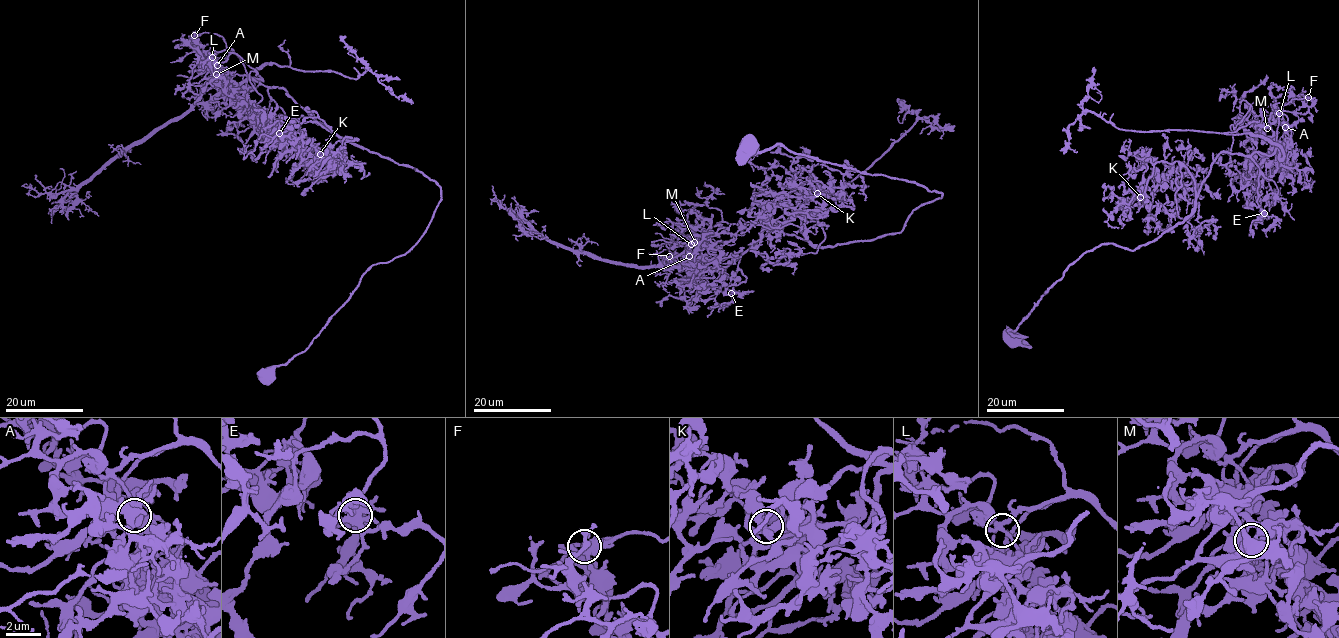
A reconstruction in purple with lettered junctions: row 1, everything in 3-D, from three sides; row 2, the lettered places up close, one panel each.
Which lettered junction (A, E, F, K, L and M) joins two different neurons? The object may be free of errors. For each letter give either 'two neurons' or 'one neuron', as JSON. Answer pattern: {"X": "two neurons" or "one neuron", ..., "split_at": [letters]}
{"A": "two neurons", "E": "one neuron", "F": "one neuron", "K": "one neuron", "L": "one neuron", "M": "one neuron", "split_at": ["A"]}

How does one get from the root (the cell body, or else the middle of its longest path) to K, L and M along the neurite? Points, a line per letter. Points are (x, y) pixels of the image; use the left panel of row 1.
K: (266, 372), (415, 244), (441, 199), (306, 107), (344, 138), (320, 154)
L: (266, 372), (308, 346), (373, 265), (415, 244), (442, 194), (419, 170), (316, 123), (232, 50), (212, 57)
M: (266, 372), (415, 244), (442, 194), (281, 87), (216, 74)

